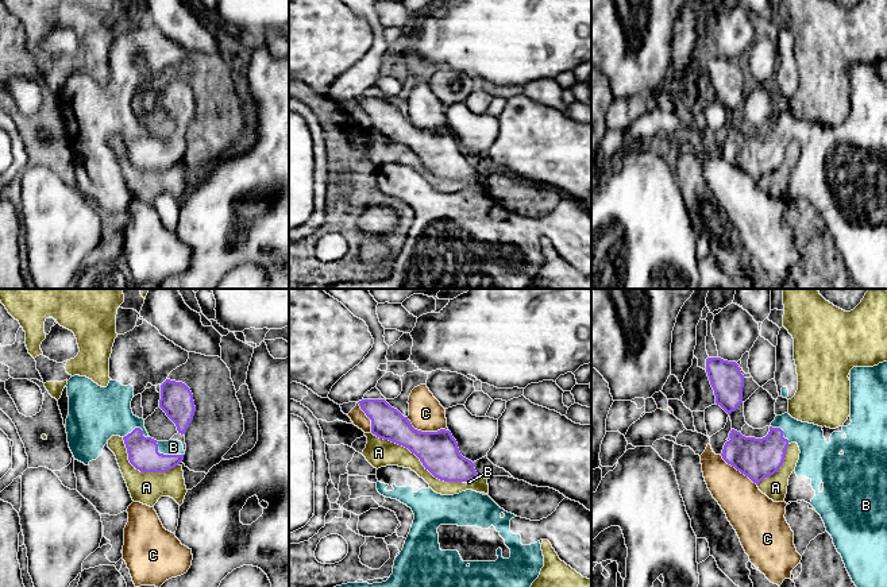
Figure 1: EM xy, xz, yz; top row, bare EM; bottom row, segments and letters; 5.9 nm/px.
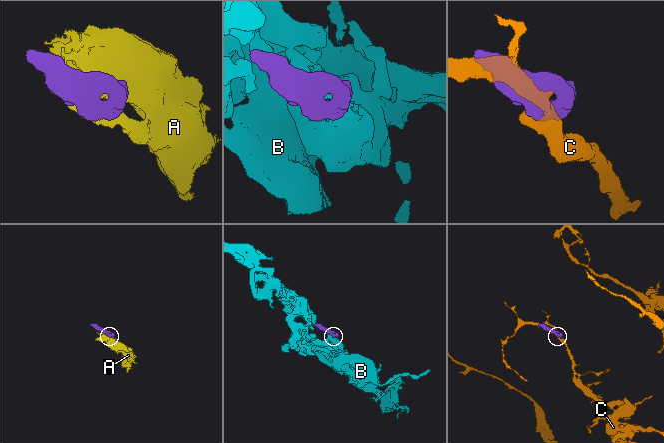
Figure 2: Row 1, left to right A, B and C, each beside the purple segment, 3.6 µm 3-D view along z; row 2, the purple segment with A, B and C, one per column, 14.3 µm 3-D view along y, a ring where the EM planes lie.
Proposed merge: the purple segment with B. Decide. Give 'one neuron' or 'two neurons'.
one neuron

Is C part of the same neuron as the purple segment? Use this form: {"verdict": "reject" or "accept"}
{"verdict": "reject"}

